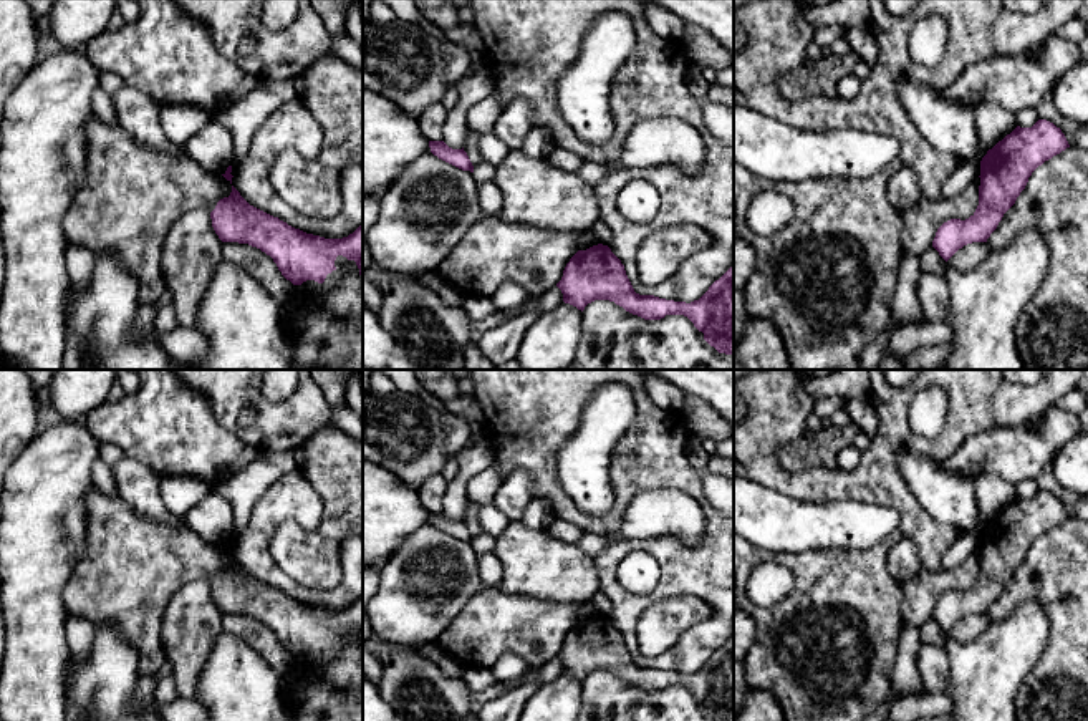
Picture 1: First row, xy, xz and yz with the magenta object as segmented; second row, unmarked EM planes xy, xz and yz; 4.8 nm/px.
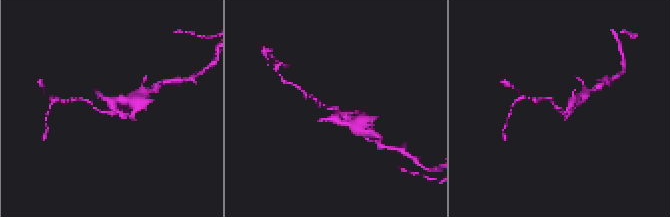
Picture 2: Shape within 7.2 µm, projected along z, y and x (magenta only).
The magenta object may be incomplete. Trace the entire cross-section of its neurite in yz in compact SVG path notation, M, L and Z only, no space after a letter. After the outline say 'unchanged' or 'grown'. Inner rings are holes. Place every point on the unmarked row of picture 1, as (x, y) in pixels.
M1038 491L1032 499L1017 497L980 532L979 577L965 590L944 593L932 618L947 633L972 613L987 613L1004 585L1015 575L1032 544L1045 532L1070 519L1060 499Z; unchanged

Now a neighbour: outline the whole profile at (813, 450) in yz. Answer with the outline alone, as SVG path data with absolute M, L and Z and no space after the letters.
M826 424L816 433L805 431L797 441L780 448L780 461L790 471L836 467L836 454L853 444L856 426Z

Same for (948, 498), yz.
M906 449L898 452L898 472L934 522L962 534L982 532L982 514L970 477L944 469L941 459Z

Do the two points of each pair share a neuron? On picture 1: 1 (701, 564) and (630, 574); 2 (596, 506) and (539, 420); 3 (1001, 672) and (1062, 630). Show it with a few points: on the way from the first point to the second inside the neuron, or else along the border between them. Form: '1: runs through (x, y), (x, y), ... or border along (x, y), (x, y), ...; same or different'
1: border along (651, 554), (658, 584), (646, 594), (623, 589); different
2: border along (580, 416), (577, 430), (557, 453), (560, 488); different
3: border along (1039, 604), (1049, 622), (1049, 638), (1027, 677); different

